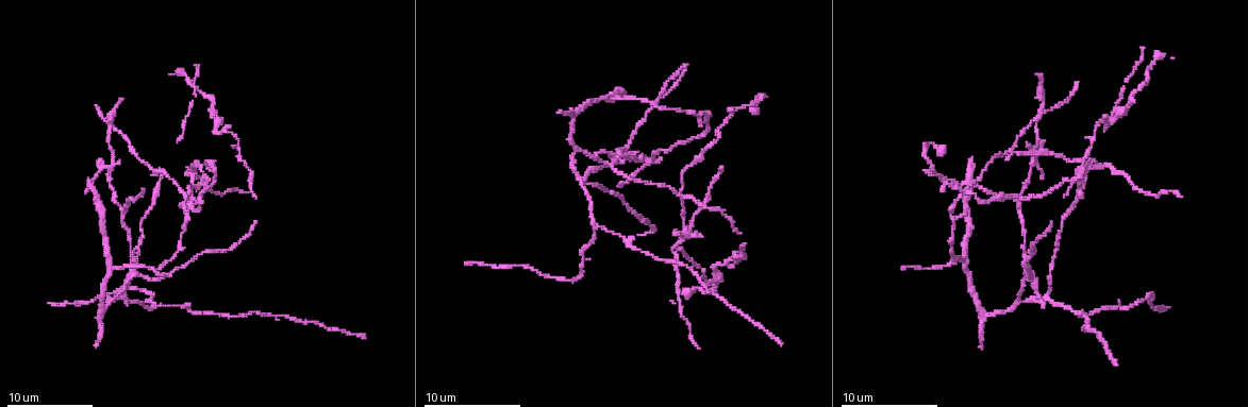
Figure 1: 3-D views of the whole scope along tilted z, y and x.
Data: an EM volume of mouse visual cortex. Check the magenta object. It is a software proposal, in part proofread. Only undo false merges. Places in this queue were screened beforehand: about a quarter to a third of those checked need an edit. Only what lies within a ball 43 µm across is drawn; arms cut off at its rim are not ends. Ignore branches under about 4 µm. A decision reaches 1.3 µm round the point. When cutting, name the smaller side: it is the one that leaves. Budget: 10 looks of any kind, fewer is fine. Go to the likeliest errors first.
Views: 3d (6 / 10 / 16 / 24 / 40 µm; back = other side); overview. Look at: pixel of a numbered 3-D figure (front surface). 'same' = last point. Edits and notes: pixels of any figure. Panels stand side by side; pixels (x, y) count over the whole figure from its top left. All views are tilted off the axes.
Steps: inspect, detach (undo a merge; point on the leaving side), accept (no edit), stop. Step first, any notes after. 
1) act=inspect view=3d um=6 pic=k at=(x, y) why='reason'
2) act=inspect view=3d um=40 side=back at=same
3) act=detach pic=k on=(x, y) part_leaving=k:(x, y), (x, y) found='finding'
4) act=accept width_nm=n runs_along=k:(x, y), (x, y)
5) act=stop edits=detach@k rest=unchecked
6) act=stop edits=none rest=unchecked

act=inspect view=3d um=6 pic=1 at=(137, 274) why='four arms meet'

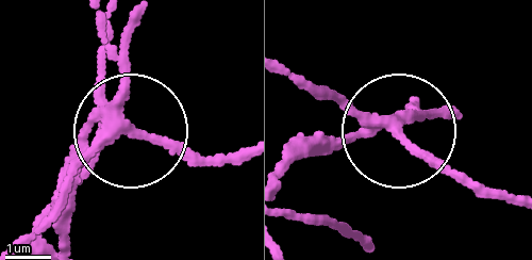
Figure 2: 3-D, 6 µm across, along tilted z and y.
act=detach pic=2 on=(81, 130) arms=4 part_leaving=2:(116, 98), (86, 139), (68, 240) found='a second neuron is stuck on'

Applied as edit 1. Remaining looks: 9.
act=inspect view=3d um=10 pic=1 at=(191, 175) why='arms part here'

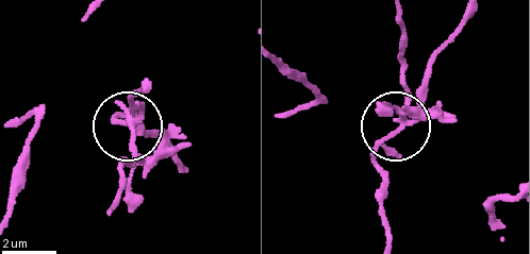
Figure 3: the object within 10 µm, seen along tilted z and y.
act=detach pic=3 on=(407, 109) width_nm=170 part_leaving=3:(403, 123), (398, 11) found='a second neuron is stuck on'

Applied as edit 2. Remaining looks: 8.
act=inspect view=overview

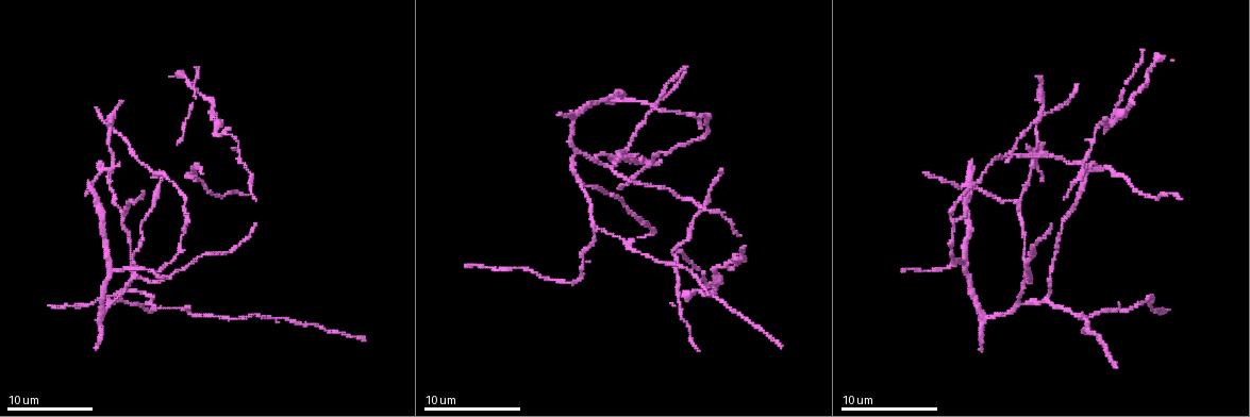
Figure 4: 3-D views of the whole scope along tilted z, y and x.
act=inspect view=3d um=10 pic=4 at=(107, 169) why='four or more arms meet'

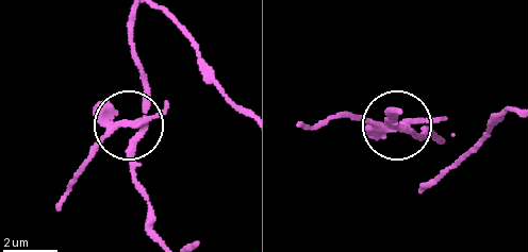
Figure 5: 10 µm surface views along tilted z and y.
act=detach pic=5 on=(100, 112) part_leaving=5:(136, 121), (103, 141), (60, 206) found='two neurons meet here'

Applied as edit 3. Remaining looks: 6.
act=inspect view=overview why='see it whole again'

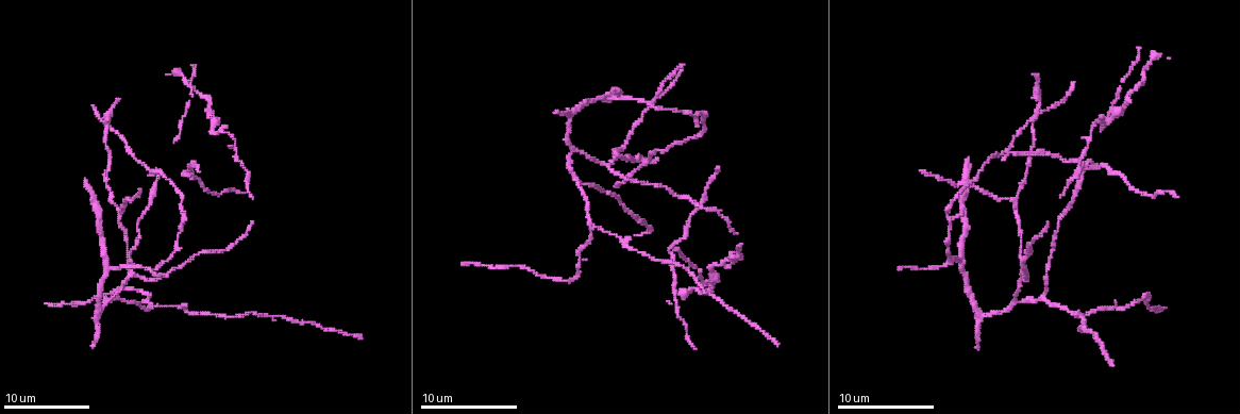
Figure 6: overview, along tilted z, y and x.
act=inspect view=3d um=16 pic=6 at=(593, 226) why='three-way junction'

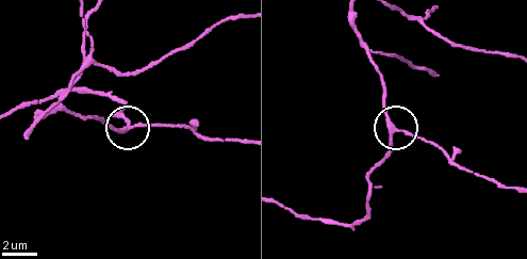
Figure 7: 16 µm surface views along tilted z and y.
act=accept width_nm=200 runs_along=7:(353, 11), (355, 33), (380, 81), (393, 129), (378, 161) found='continuous, no second neuron'

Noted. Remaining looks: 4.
act=inspect view=3d um=16 pic=6 at=(652, 106) why='branch point'

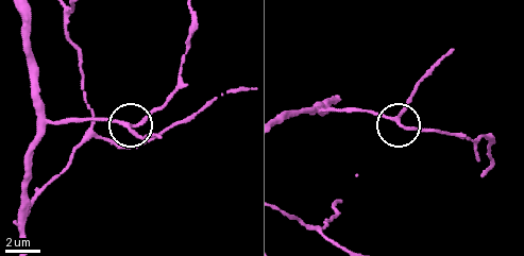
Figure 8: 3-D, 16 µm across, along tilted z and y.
act=accept arms=3 runs_along=8:(282, 122), (323, 111), (377, 112), (395, 122), (420, 81) found='all the same neuron'

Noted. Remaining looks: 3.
act=stop edits=detach@2,detach@3,detach@5 rest=unchecked

